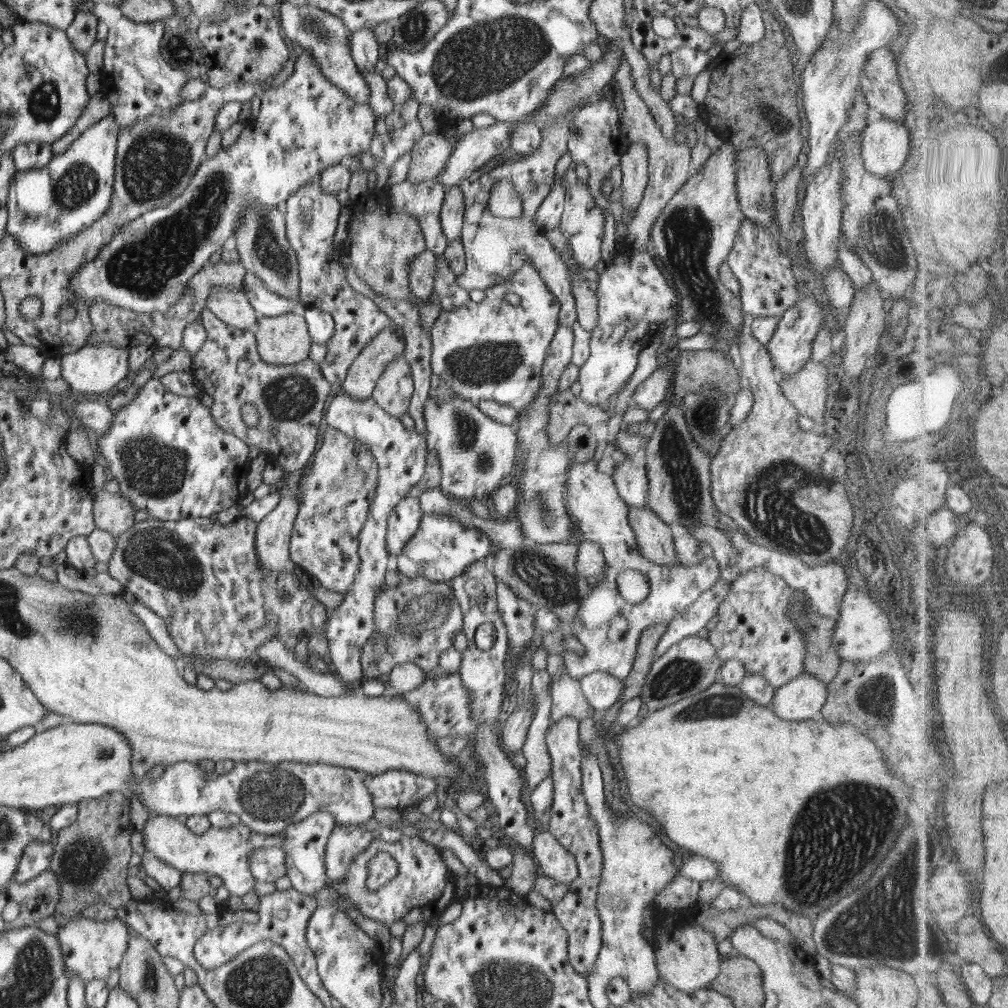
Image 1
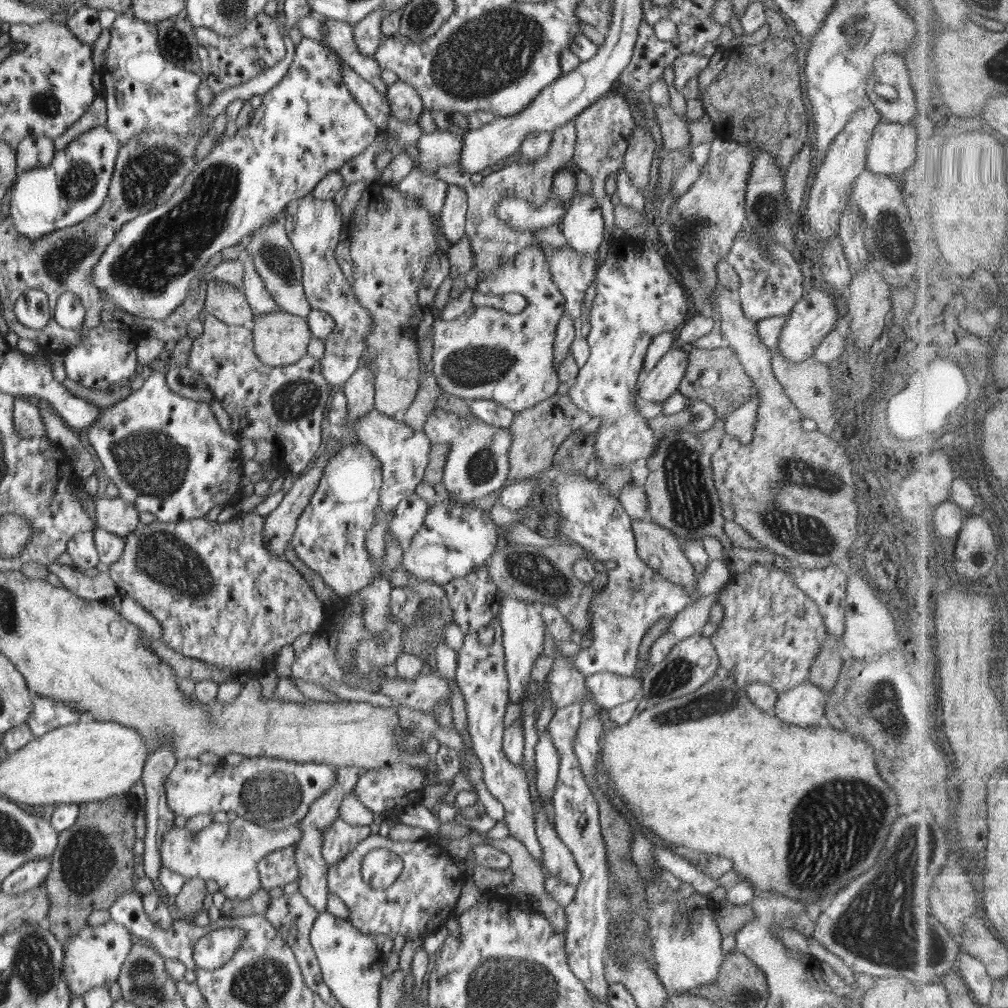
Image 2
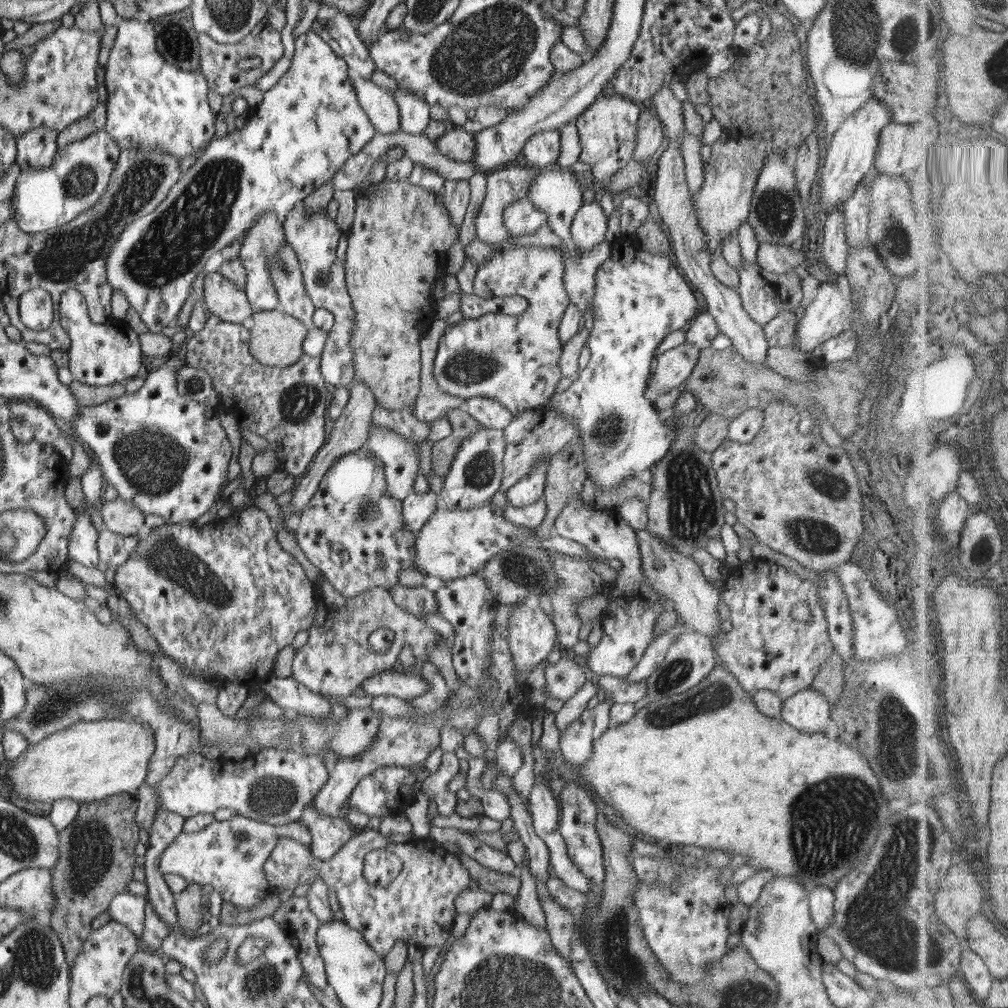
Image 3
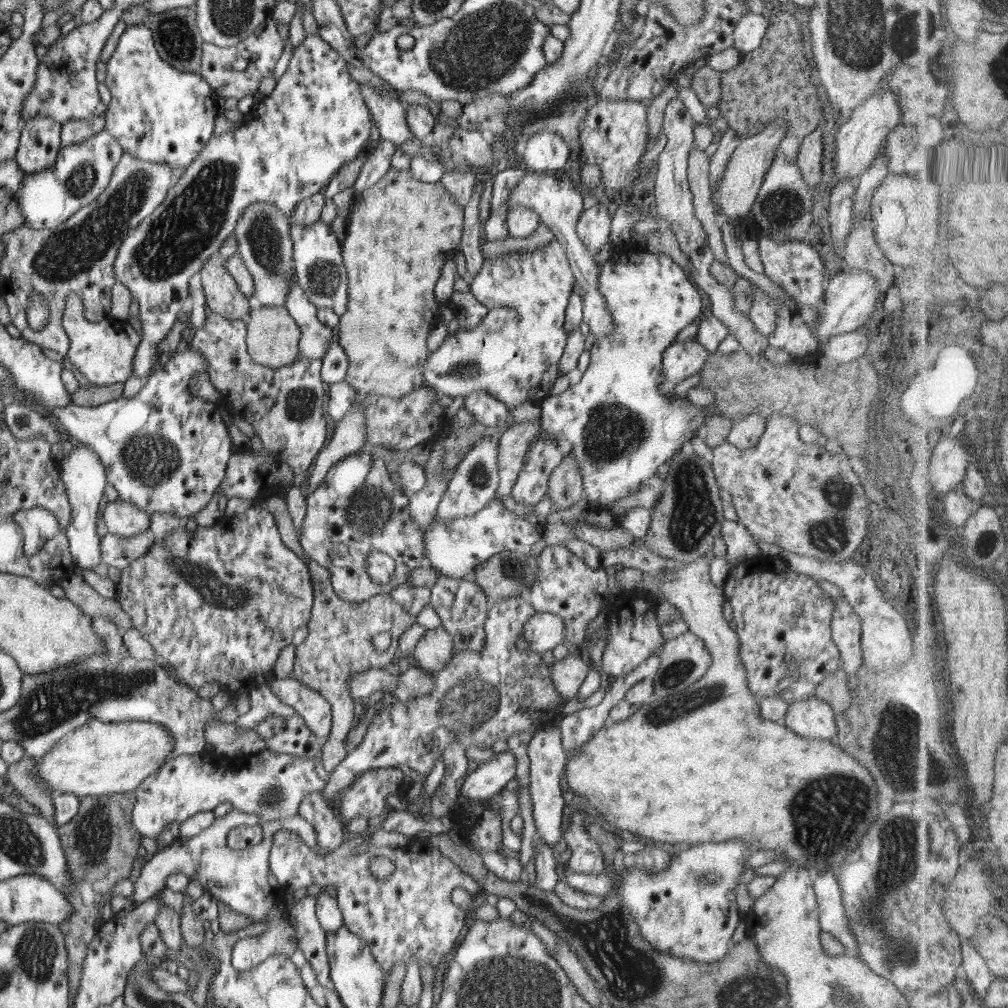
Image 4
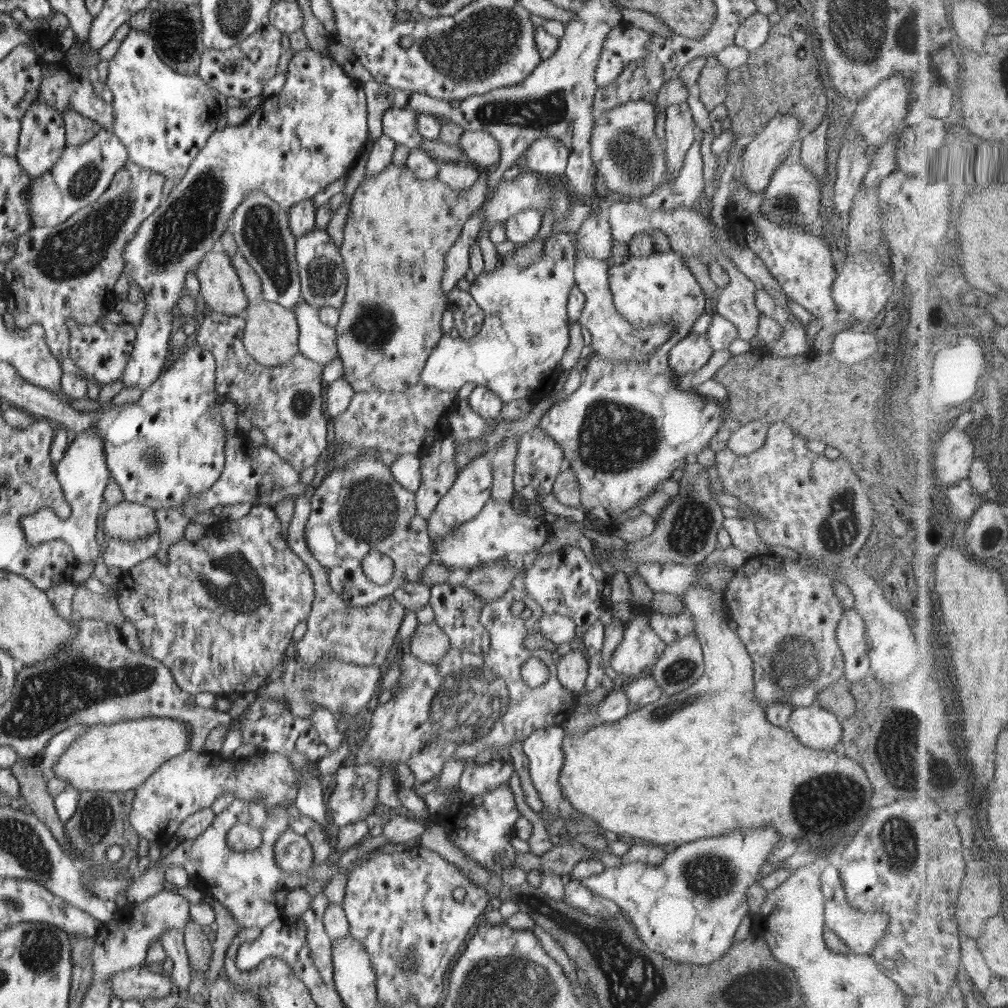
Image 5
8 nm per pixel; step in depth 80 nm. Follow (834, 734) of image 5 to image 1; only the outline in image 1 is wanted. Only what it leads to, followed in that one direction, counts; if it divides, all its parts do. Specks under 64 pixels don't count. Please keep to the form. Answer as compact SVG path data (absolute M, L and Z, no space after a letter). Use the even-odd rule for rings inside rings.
M802 673L788 685L776 689L770 704L782 720L800 721L820 717L827 701L827 687L816 677Z

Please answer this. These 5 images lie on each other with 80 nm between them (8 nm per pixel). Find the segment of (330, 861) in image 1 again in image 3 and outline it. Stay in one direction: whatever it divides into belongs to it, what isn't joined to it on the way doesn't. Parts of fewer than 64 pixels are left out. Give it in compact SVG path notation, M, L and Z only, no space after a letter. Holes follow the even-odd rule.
M310 801L303 810L302 816L301 816L301 822L304 822L308 827L312 835L312 842L311 845L309 845L311 853L319 859L322 860L328 860L329 858L332 858L338 850L340 850L340 847L351 840L351 838L357 834L358 831L363 830L357 830L357 828L352 827L343 816L338 817L331 817L330 815L323 815L320 811L317 811L317 808L313 805L315 804L315 801Z

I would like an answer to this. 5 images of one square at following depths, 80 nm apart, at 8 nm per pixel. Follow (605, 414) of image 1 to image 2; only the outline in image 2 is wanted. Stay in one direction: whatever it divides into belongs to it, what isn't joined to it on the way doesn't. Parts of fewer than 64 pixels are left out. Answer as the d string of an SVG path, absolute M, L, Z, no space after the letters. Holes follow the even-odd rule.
M557 392L535 407L515 413L514 420L509 426L512 444L508 451L509 473L506 484L510 484L512 480L516 482L523 478L529 479L545 472L553 464L557 450L569 437L570 432L588 424L591 419L592 416L577 408L567 394L558 395Z

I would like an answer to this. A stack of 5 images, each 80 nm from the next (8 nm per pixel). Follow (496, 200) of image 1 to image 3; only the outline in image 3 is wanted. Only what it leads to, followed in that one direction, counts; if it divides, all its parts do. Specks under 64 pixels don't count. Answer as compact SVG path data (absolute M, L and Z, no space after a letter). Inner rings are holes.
M519 198L504 209L503 221L511 234L524 236L547 224L547 214L538 210L528 198Z

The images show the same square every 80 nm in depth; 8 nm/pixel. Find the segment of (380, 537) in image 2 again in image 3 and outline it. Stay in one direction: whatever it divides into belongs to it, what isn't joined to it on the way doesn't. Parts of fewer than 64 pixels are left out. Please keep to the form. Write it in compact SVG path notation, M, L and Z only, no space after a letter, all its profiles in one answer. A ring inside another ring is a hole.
M369 426L369 448L385 466L387 500L403 501L414 492L415 478L420 473L417 447L421 443L410 442L389 428Z

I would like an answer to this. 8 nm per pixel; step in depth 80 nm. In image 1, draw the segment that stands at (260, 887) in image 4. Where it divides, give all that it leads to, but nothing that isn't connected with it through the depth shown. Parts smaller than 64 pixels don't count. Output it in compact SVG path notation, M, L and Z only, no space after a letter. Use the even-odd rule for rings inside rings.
M151 815L144 827L143 844L146 852L152 853L162 862L167 862L170 866L180 869L182 874L186 872L204 872L208 876L219 876L226 890L230 891L231 896L244 896L254 888L255 879L249 867L249 856L255 848L278 847L285 839L284 832L272 835L264 835L251 831L244 823L237 826L215 827L210 825L206 832L194 834L184 823L180 823L167 815Z

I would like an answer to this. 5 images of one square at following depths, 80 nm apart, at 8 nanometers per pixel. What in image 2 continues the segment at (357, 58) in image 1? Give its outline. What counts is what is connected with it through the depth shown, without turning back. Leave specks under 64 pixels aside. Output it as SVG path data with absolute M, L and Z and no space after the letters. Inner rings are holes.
M374 9L372 13L353 25L352 36L362 56L374 58L374 54L377 54L380 42L384 38L380 32L384 16L385 12L382 9Z

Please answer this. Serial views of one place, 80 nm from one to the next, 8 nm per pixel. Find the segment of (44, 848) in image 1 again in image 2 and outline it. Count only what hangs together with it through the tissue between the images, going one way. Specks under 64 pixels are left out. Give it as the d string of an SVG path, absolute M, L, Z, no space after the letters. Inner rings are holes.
M37 858L23 864L14 873L10 874L2 884L1 892L22 894L27 890L36 889L42 885L51 874L50 858Z

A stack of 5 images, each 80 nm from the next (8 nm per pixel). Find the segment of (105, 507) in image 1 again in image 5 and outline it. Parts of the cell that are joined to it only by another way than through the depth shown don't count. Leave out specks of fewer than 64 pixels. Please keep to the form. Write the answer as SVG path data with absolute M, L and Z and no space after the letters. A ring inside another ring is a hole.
M126 500L109 508L103 526L107 537L122 541L146 539L158 531L152 508Z

